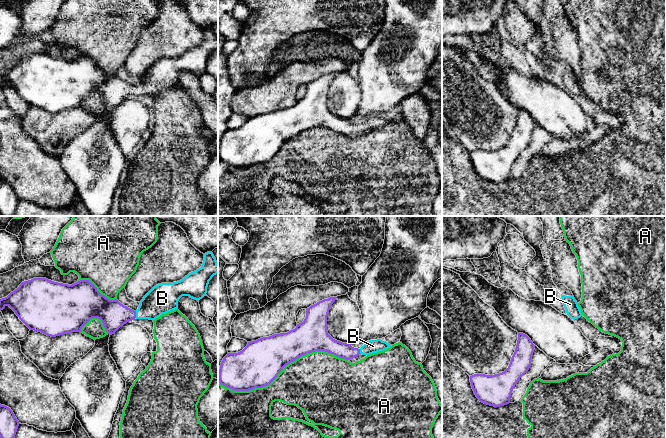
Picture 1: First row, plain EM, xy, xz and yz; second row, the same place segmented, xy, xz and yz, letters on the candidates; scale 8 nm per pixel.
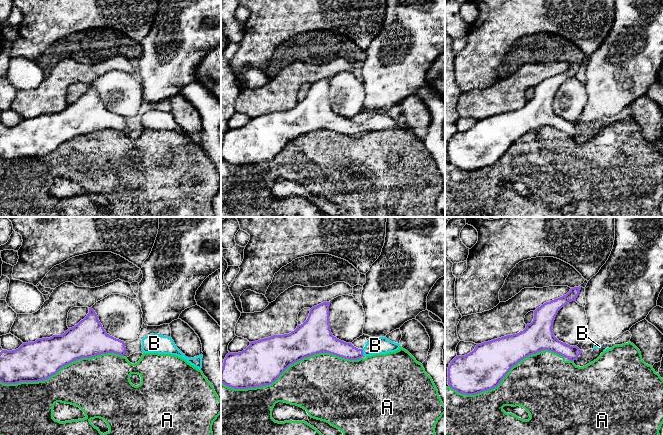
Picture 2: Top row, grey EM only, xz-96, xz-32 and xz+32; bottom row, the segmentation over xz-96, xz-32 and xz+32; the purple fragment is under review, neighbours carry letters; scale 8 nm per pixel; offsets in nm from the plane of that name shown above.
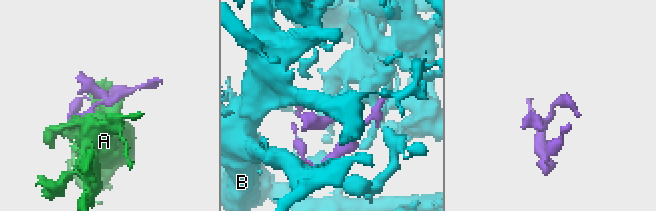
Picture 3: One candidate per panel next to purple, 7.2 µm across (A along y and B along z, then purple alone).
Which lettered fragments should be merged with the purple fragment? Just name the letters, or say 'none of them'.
B

